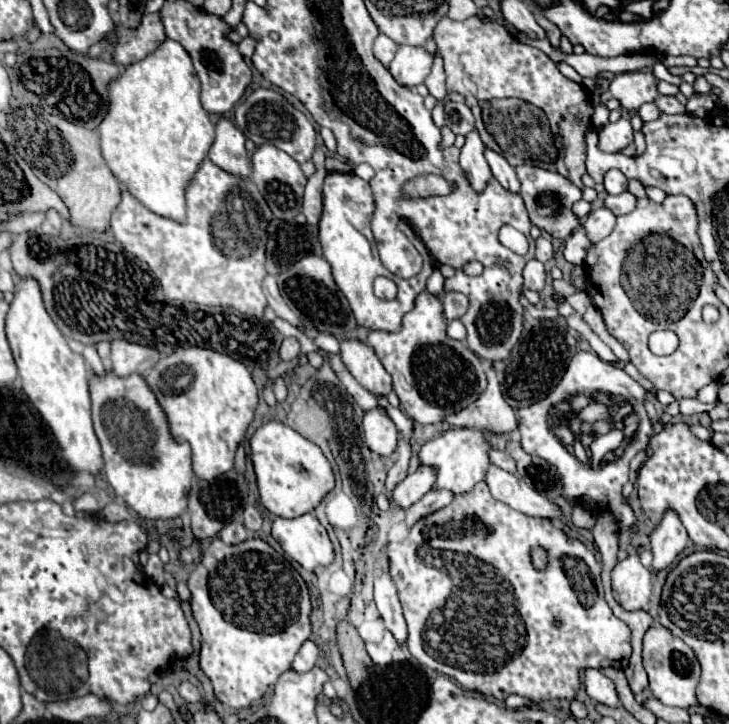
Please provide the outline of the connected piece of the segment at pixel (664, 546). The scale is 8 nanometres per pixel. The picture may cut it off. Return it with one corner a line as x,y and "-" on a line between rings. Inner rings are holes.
667,511
667,517
663,517
663,521
651,533
653,571
659,573
669,569
687,545
689,545
689,537
687,531
683,529
683,523
679,521
679,517
675,517
675,513

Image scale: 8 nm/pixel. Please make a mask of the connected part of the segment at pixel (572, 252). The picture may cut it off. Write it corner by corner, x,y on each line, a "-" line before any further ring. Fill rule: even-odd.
579,227
575,233
571,233
563,247
563,257
571,265
583,265
587,251
591,247
591,241
587,241
587,235
583,233
583,227

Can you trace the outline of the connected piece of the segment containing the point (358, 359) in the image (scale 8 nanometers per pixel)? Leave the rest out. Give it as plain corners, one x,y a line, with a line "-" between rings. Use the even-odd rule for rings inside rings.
341,341
341,359
349,367
351,375
373,395
389,395
391,375
383,369
375,351
363,341

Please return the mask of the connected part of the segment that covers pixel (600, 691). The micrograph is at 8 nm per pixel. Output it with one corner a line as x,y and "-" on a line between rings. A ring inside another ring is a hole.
585,669
585,689
593,701
605,703
609,707
619,707
619,697
615,693
613,681
599,669

